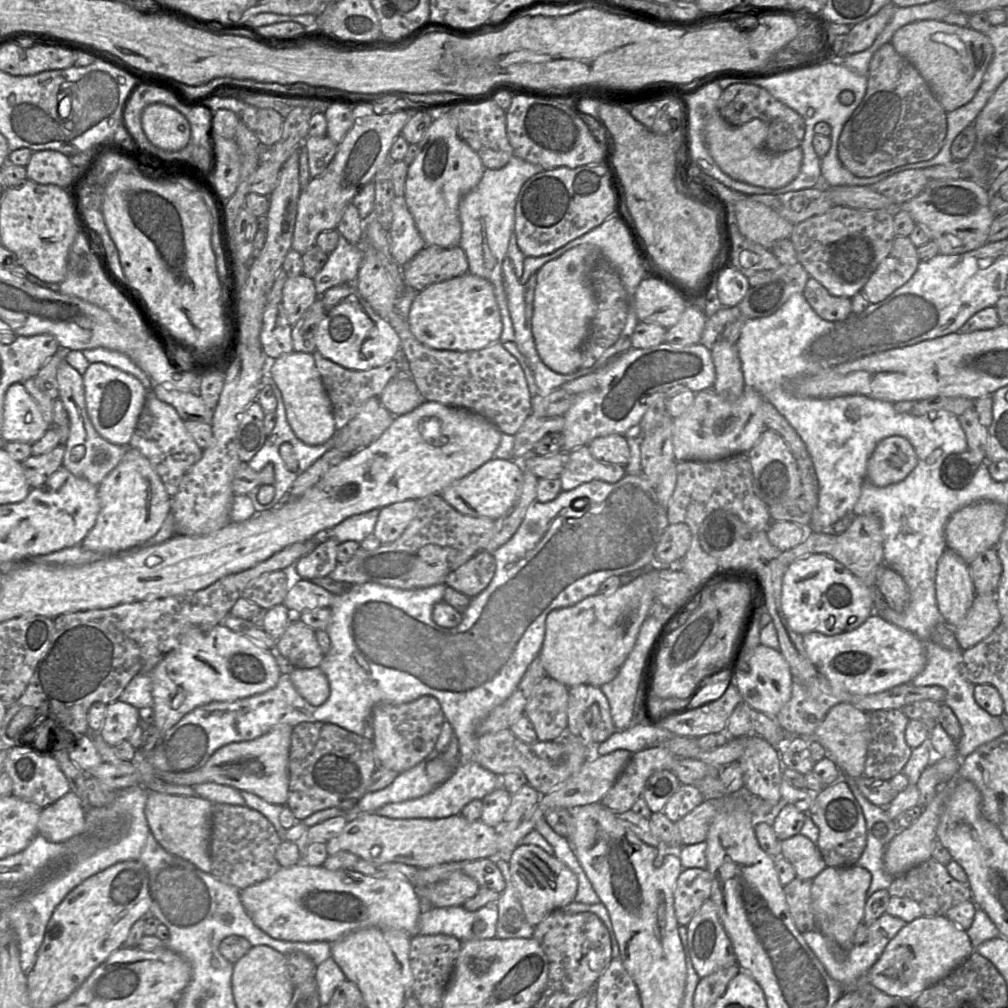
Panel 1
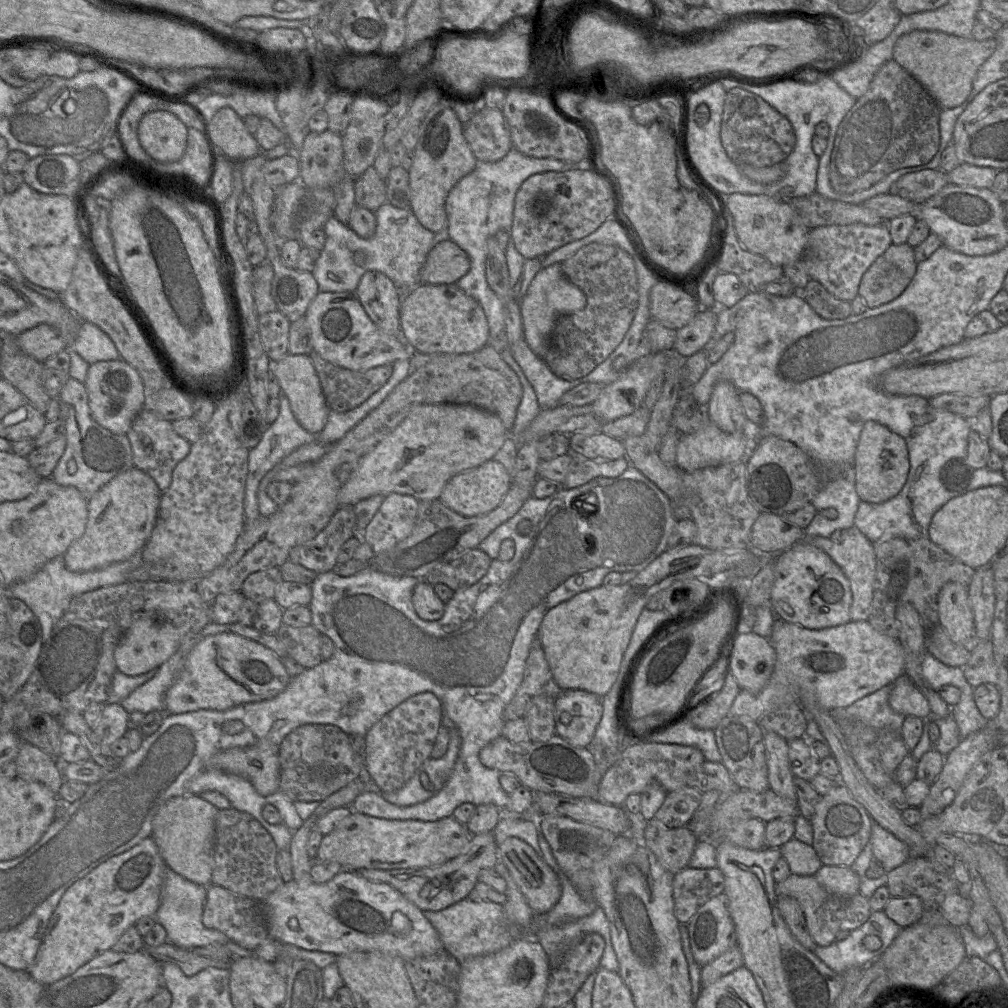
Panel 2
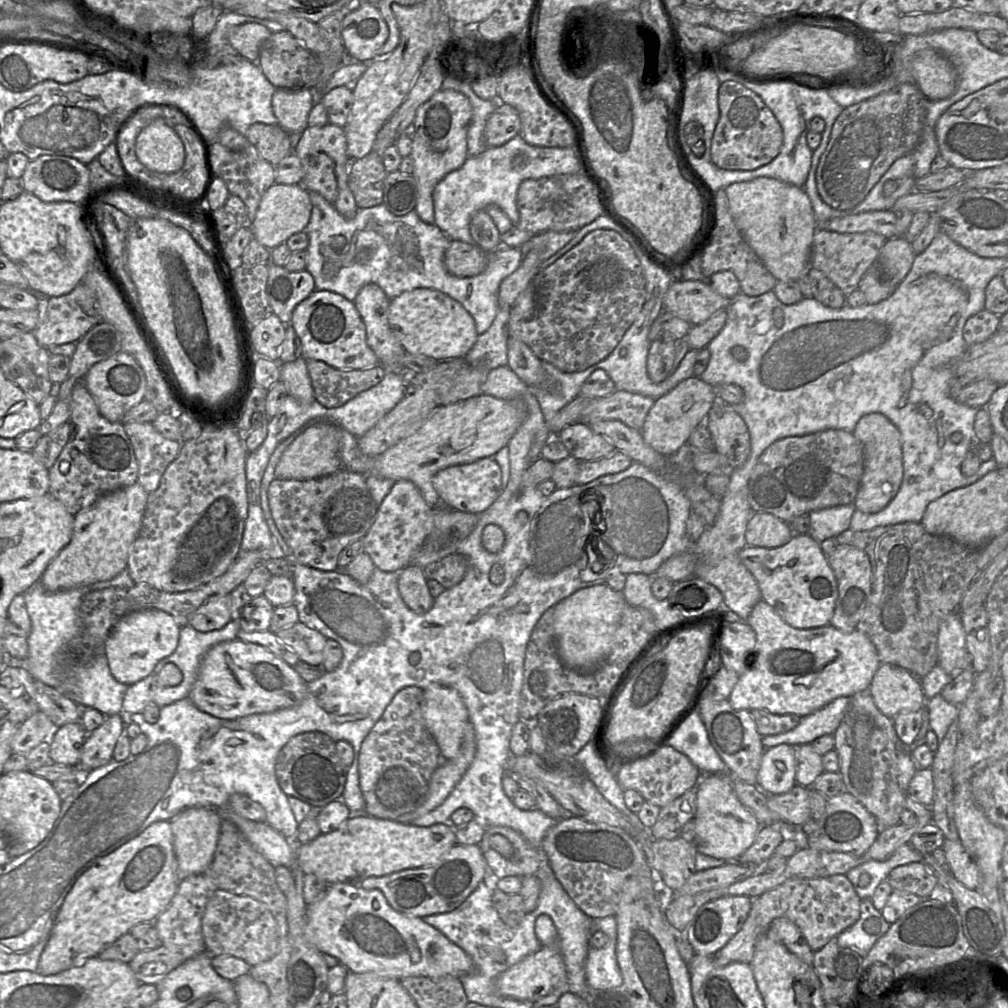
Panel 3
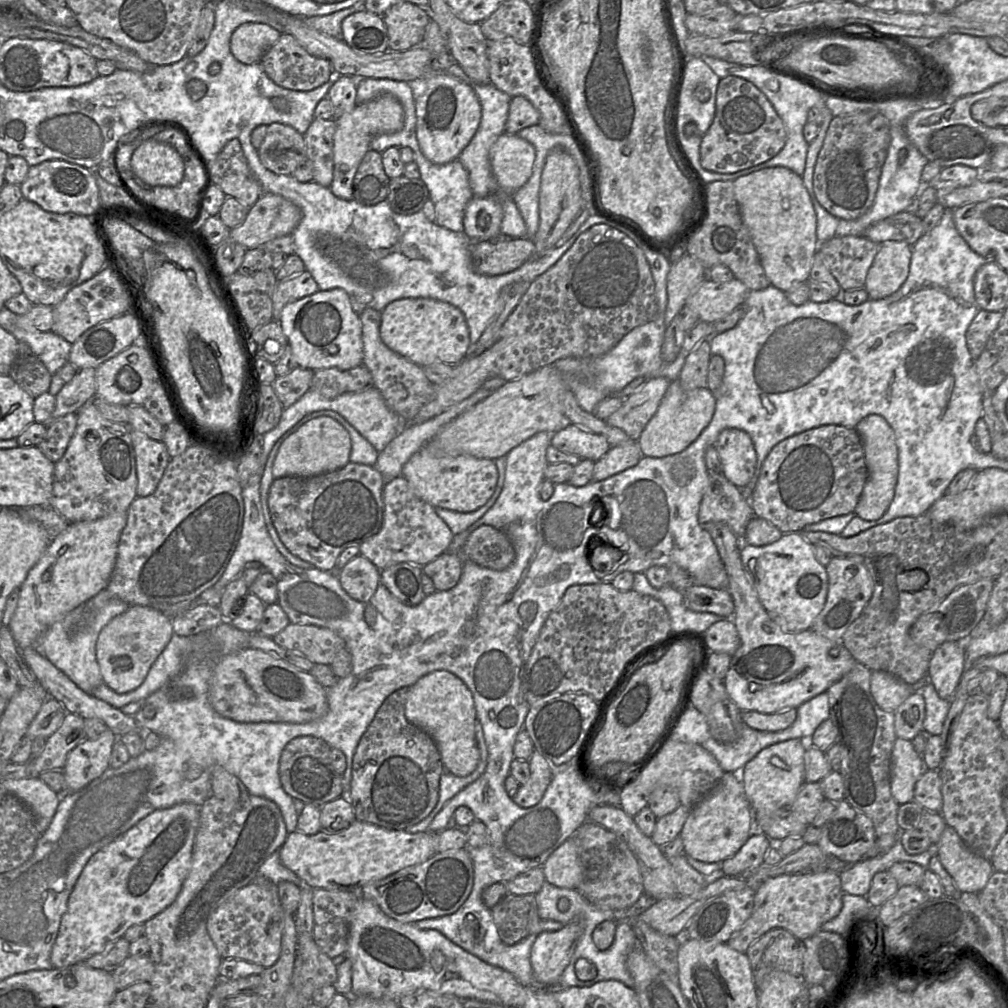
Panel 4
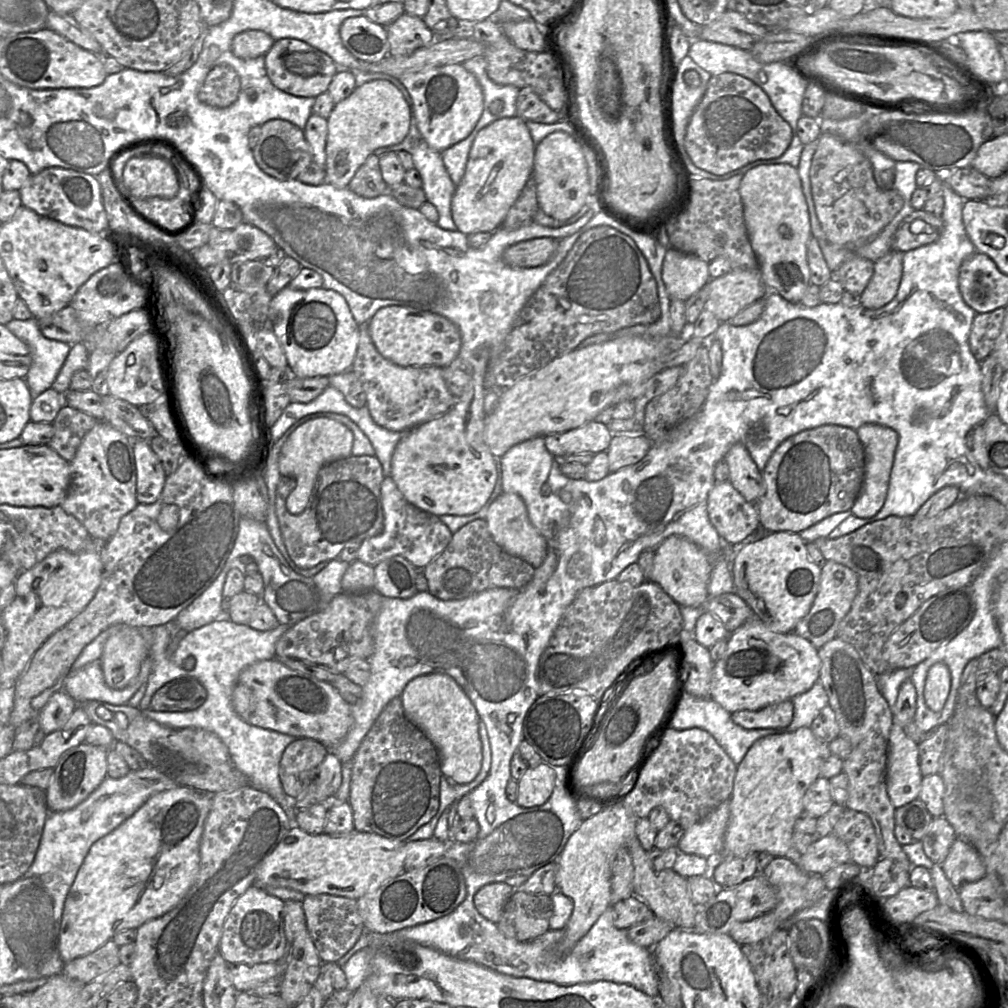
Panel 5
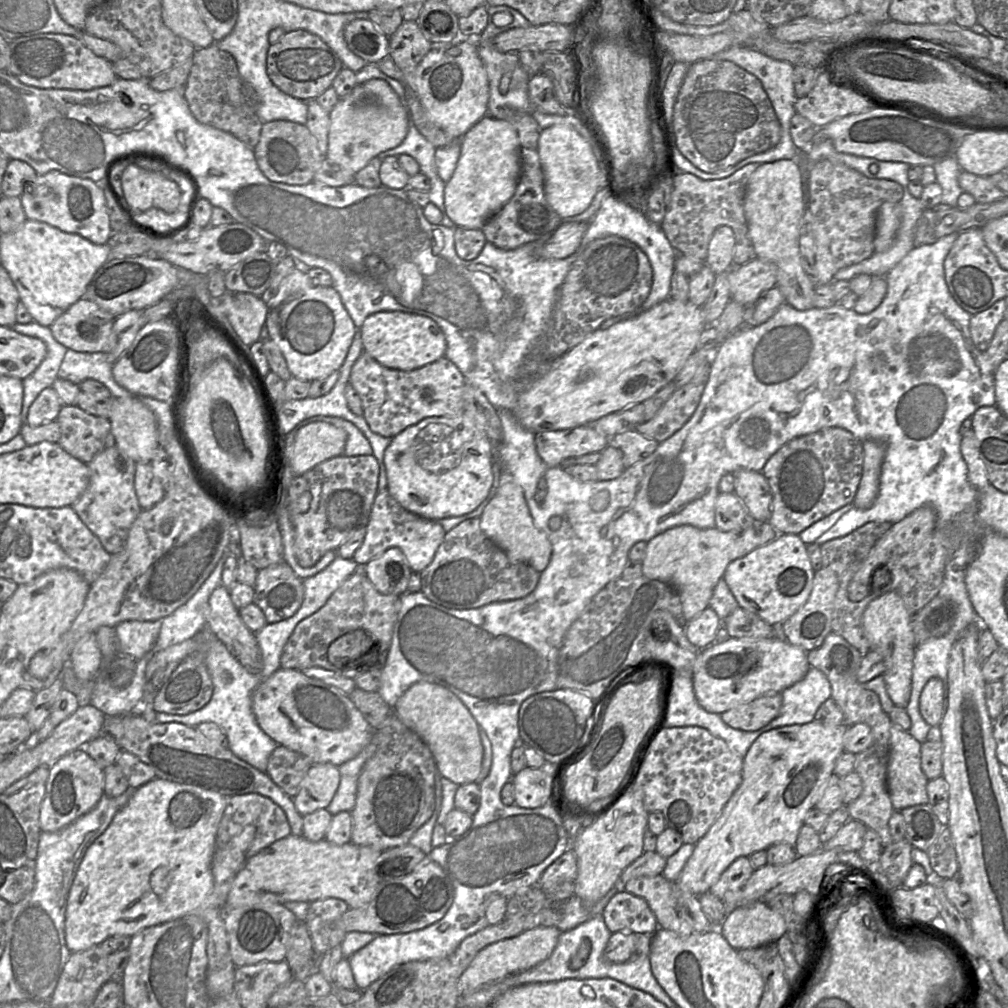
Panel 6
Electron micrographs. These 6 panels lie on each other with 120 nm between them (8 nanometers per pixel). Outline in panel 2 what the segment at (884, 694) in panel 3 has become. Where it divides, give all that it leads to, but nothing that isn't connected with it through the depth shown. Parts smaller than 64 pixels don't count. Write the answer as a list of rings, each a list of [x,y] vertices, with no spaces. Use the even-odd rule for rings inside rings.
[[[905,674],[899,676],[891,684],[889,705],[895,712],[903,716],[920,719],[927,719],[931,716],[927,699]]]

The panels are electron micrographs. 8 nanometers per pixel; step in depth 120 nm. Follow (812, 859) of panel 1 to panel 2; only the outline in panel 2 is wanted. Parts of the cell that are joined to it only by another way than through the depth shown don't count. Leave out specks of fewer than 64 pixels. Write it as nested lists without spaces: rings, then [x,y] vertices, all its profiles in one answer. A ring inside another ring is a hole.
[[[795,838],[781,846],[780,851],[791,874],[814,876],[822,866],[814,848]]]

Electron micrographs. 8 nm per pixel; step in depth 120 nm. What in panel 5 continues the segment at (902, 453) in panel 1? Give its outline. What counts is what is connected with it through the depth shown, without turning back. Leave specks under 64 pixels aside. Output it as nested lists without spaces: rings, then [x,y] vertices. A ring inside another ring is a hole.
[[[879,424],[862,425],[856,432],[865,450],[865,474],[861,491],[851,511],[859,518],[871,518],[885,503],[899,436],[893,429]]]

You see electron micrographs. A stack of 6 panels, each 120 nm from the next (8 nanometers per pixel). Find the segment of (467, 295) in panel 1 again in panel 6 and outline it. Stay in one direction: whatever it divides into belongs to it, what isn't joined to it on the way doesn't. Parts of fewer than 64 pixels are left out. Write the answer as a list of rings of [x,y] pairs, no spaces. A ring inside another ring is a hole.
[[[380,311],[369,315],[359,329],[363,351],[381,365],[411,371],[430,364],[445,355],[447,343],[438,324],[426,316],[402,311]]]

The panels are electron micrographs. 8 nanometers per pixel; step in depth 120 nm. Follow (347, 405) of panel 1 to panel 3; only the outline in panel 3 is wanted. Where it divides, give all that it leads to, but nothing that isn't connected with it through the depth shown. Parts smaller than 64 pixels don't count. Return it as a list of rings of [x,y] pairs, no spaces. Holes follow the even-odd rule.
[[[306,360],[315,400],[326,408],[344,405],[359,393],[377,385],[386,370],[377,365],[360,370],[340,370],[323,361]]]

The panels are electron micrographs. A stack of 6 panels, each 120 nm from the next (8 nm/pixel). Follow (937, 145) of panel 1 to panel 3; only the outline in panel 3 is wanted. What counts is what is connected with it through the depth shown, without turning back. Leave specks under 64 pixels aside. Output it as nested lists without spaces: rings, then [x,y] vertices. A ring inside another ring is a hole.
[[[904,82],[887,92],[842,110],[835,120],[828,145],[816,170],[817,191],[821,200],[836,210],[848,210],[860,204],[890,166],[918,145],[930,100],[914,82]]]

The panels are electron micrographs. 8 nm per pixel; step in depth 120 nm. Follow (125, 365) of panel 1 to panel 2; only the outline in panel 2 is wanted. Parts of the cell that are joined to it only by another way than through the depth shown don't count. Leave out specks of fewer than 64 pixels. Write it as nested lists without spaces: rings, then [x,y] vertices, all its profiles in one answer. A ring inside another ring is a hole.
[[[82,321],[78,333],[66,349],[76,352],[88,364],[116,360],[120,355],[108,335],[91,322]]]

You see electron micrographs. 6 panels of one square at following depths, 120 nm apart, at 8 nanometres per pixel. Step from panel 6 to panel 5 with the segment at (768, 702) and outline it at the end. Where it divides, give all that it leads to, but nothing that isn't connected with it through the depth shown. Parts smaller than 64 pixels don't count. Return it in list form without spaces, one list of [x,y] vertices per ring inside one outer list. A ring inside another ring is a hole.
[[[787,700],[756,711],[740,710],[732,713],[731,718],[745,729],[784,728],[793,719],[793,704]]]

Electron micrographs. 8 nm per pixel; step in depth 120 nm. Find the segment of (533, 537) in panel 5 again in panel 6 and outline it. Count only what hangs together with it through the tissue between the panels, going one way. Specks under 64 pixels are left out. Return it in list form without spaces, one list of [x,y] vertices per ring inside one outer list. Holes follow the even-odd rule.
[[[502,471],[497,492],[479,518],[483,533],[501,548],[511,561],[528,564],[539,573],[547,568],[552,556],[552,544],[547,535],[534,524],[523,489],[510,473]]]

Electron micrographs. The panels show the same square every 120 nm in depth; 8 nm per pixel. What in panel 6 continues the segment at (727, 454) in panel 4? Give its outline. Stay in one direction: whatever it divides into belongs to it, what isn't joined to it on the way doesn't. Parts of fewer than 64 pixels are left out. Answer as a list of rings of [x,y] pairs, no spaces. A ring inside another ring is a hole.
[[[740,469],[735,475],[735,491],[756,522],[768,522],[772,513],[773,494],[762,472]]]

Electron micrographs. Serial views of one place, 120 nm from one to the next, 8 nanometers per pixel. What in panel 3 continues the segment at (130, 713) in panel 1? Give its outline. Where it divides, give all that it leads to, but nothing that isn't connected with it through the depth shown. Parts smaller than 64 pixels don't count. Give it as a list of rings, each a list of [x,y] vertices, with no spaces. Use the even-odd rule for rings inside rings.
[[[106,716],[103,724],[87,734],[77,765],[83,772],[90,772],[112,761],[113,750],[127,724],[127,716]]]

